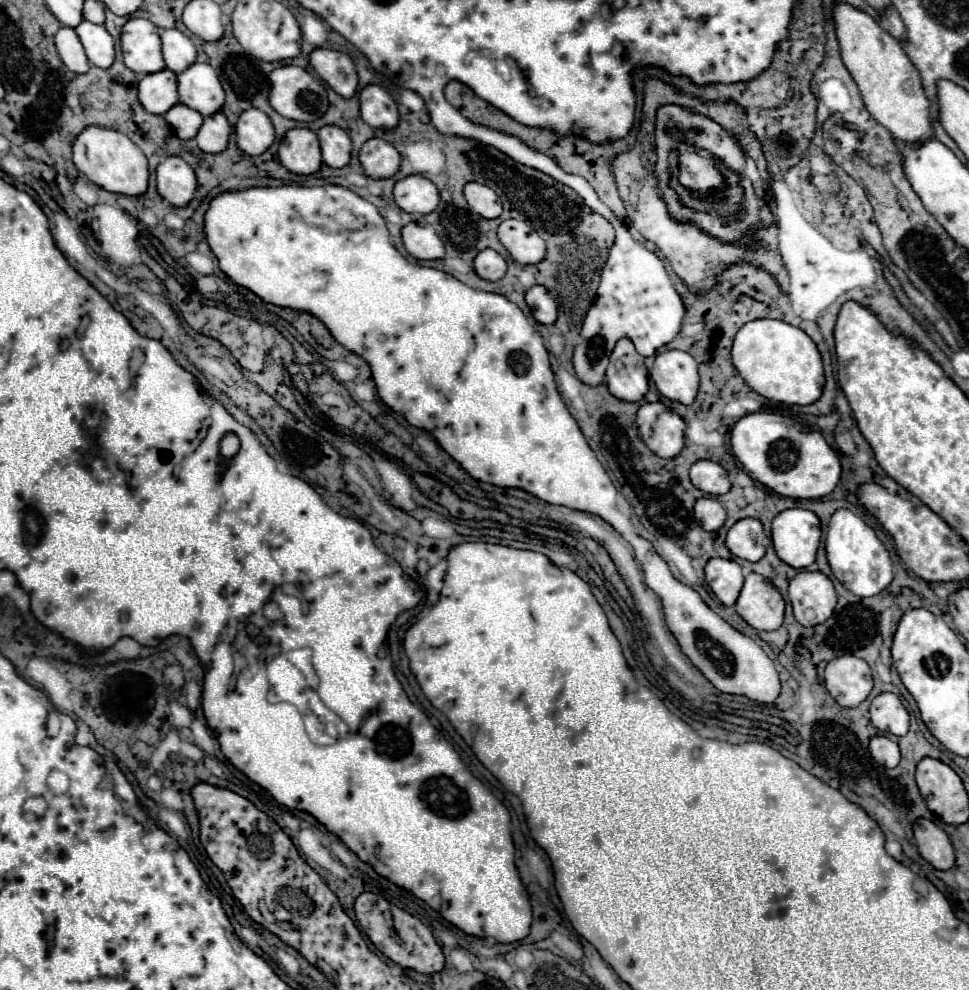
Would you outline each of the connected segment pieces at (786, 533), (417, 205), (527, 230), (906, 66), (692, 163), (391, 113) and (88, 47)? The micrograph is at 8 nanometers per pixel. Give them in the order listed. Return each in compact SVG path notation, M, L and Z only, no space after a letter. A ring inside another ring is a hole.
M785 509L773 519L771 539L781 561L795 569L805 569L815 561L821 541L819 519L807 509Z
M409 175L395 183L393 199L407 213L431 213L439 205L437 187L423 175Z
M507 219L497 229L501 245L517 263L539 263L545 257L545 241L531 229L528 221Z
M837 5L833 17L843 63L859 85L863 103L875 121L879 121L891 133L891 137L901 143L923 145L925 141L933 139L929 99L921 89L921 77L915 65L909 61L903 45L895 41L885 29L881 29L873 17L851 5Z
M681 151L679 153L679 181L691 189L693 197L705 197L709 195L715 187L723 185L721 173L713 167L711 157L701 157L693 151Z
M367 85L359 91L361 119L371 127L395 127L399 121L393 97L379 85Z
M81 21L75 27L75 33L79 41L83 43L83 49L87 53L87 59L91 65L107 69L115 59L115 43L113 37L107 33L103 25L95 25L91 21Z

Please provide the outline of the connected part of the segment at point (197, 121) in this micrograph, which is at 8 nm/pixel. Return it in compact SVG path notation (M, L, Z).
M173 105L165 115L163 119L169 123L169 127L175 131L175 135L179 139L191 139L197 135L201 123L203 123L203 115L189 109L187 105Z

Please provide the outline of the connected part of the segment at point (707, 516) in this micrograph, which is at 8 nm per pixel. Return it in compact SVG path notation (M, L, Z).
M713 497L697 499L693 513L695 513L697 525L703 527L705 531L717 531L725 523L725 517L727 517L723 503Z

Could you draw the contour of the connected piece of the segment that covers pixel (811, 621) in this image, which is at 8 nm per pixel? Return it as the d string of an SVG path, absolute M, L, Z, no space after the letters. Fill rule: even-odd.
M799 571L789 581L789 601L793 605L795 619L803 627L813 627L831 617L837 595L833 583L823 573Z

